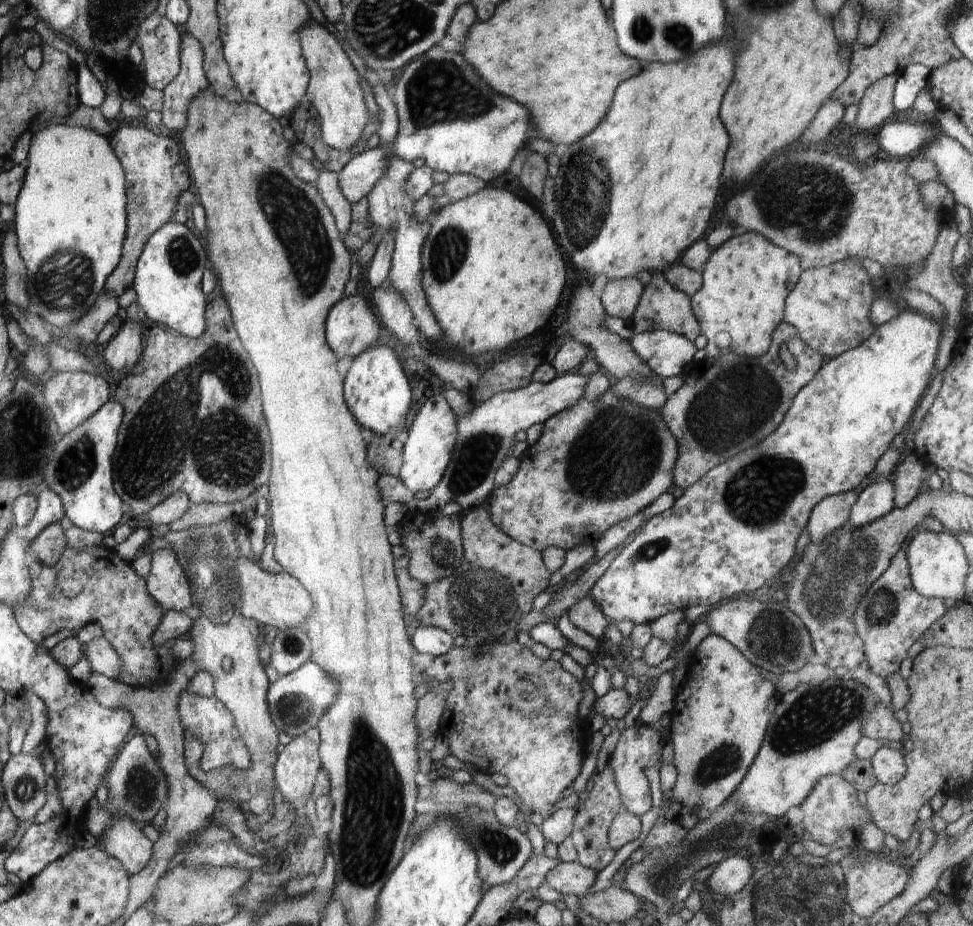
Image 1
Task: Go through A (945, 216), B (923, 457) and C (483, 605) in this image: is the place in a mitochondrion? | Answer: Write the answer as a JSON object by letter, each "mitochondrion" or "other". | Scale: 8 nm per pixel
{"A":"other","B":"other","C":"mitochondrion"}

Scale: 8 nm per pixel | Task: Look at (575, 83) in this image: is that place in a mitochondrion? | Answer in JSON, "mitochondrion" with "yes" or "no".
{"mitochondrion":"no"}

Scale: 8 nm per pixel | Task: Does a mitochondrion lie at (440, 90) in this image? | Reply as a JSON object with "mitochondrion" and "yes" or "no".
{"mitochondrion":"yes"}

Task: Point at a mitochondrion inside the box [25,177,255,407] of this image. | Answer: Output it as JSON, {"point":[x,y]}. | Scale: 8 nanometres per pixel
{"point":[64,281]}

